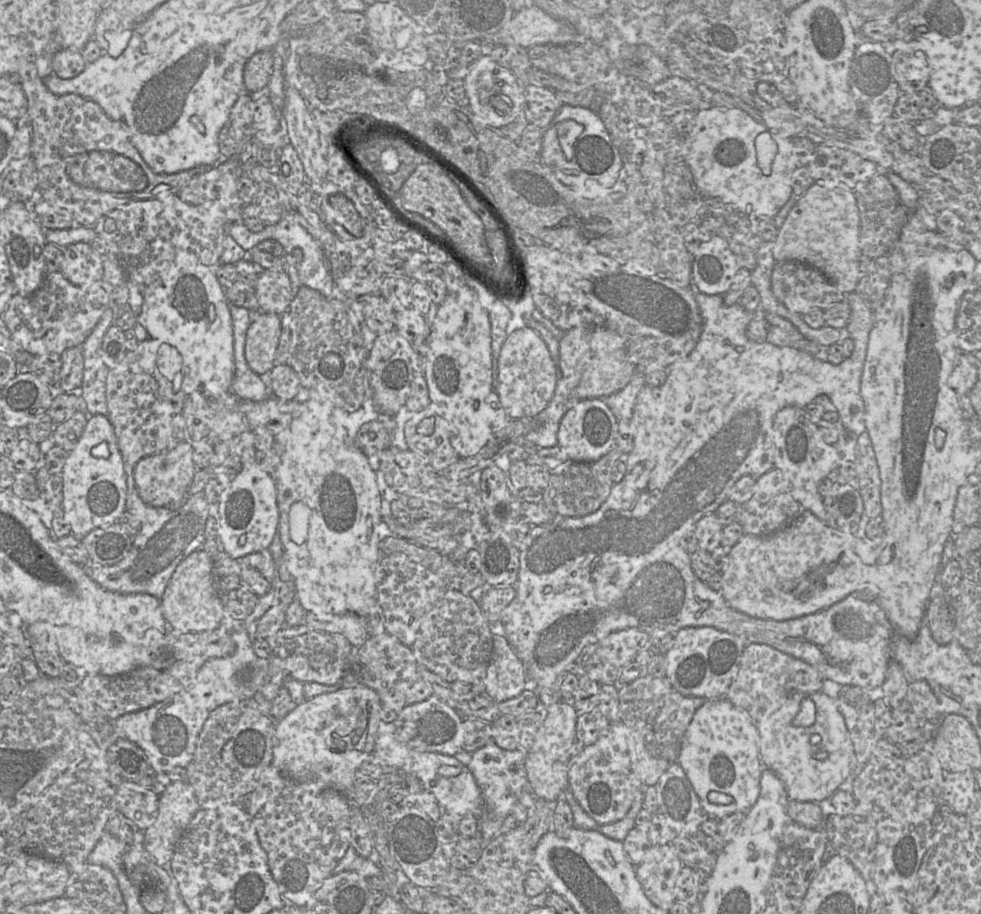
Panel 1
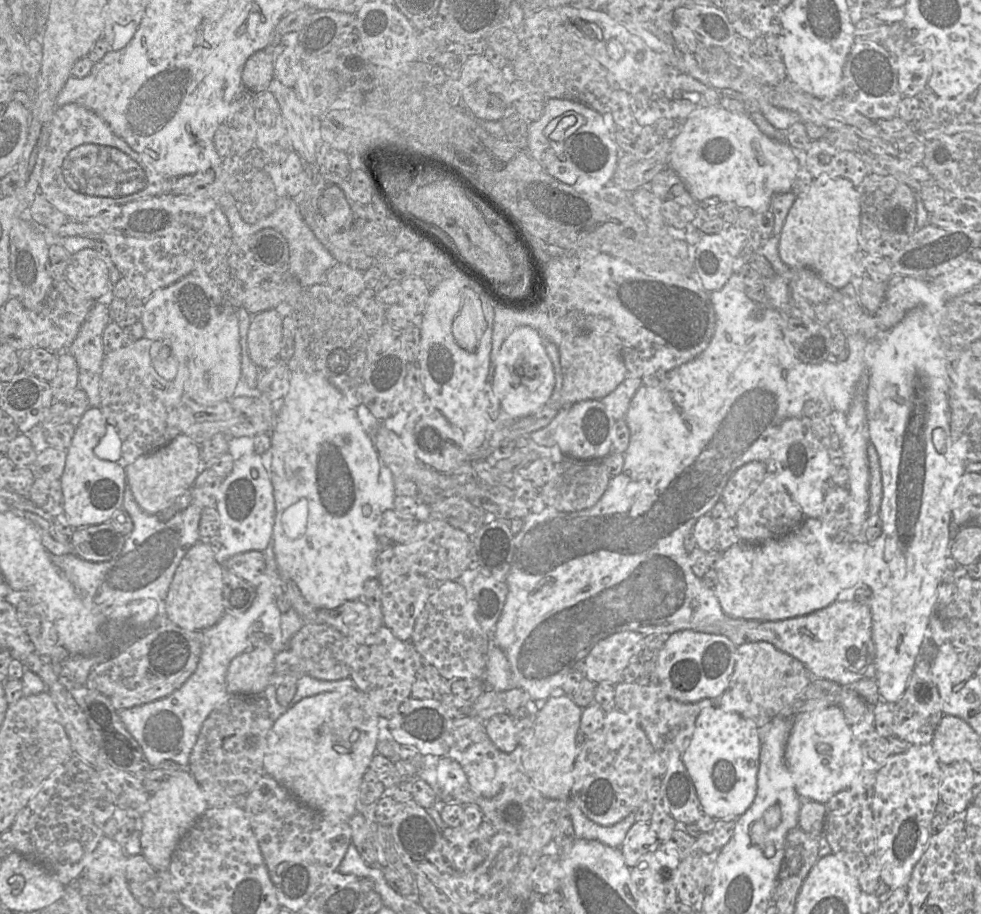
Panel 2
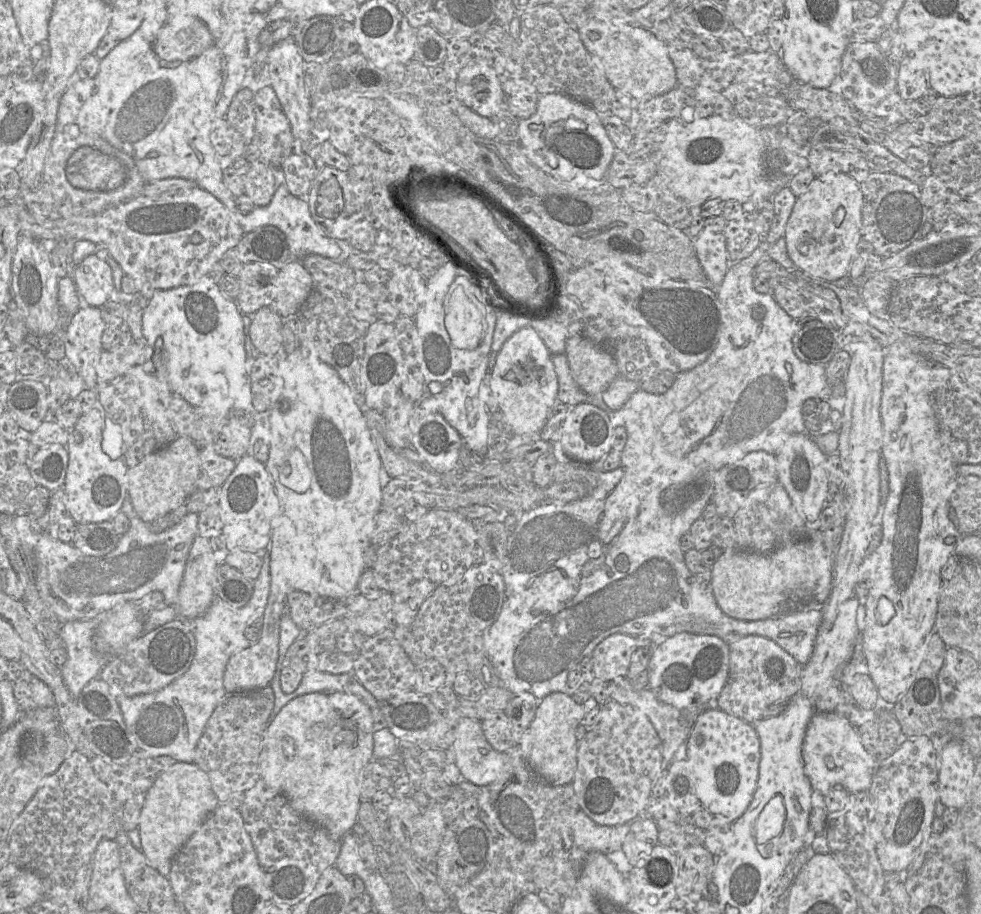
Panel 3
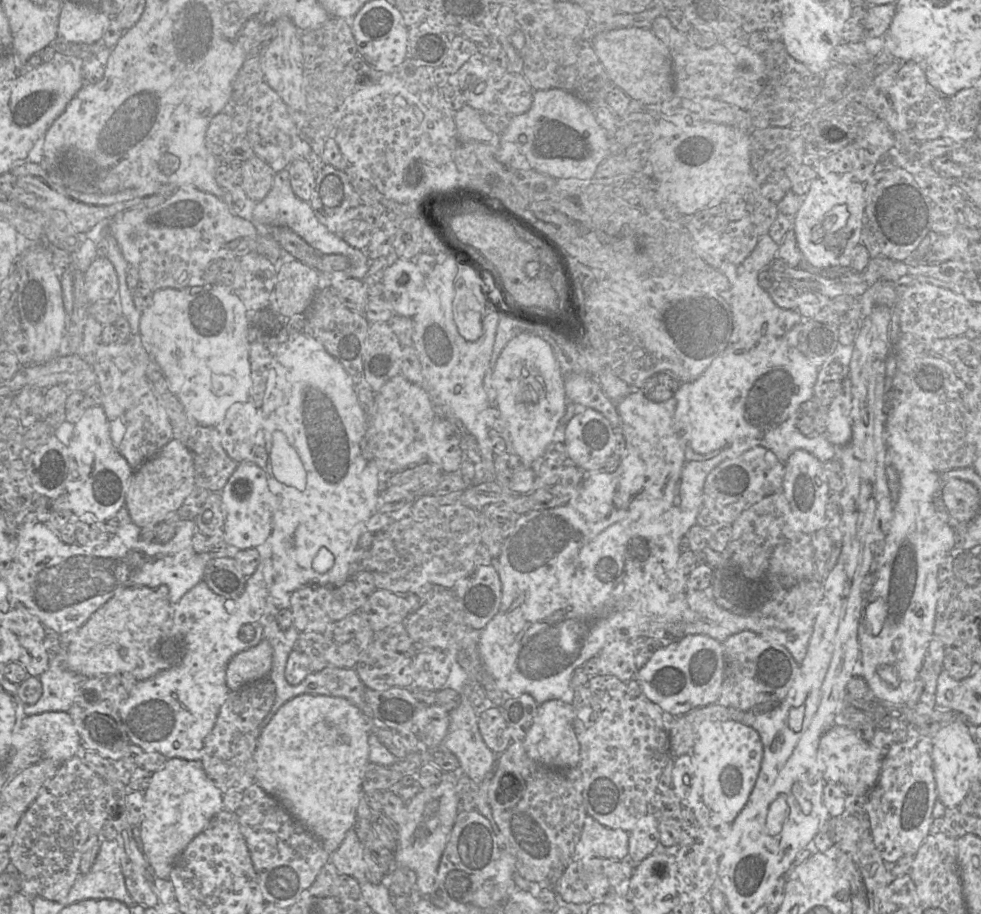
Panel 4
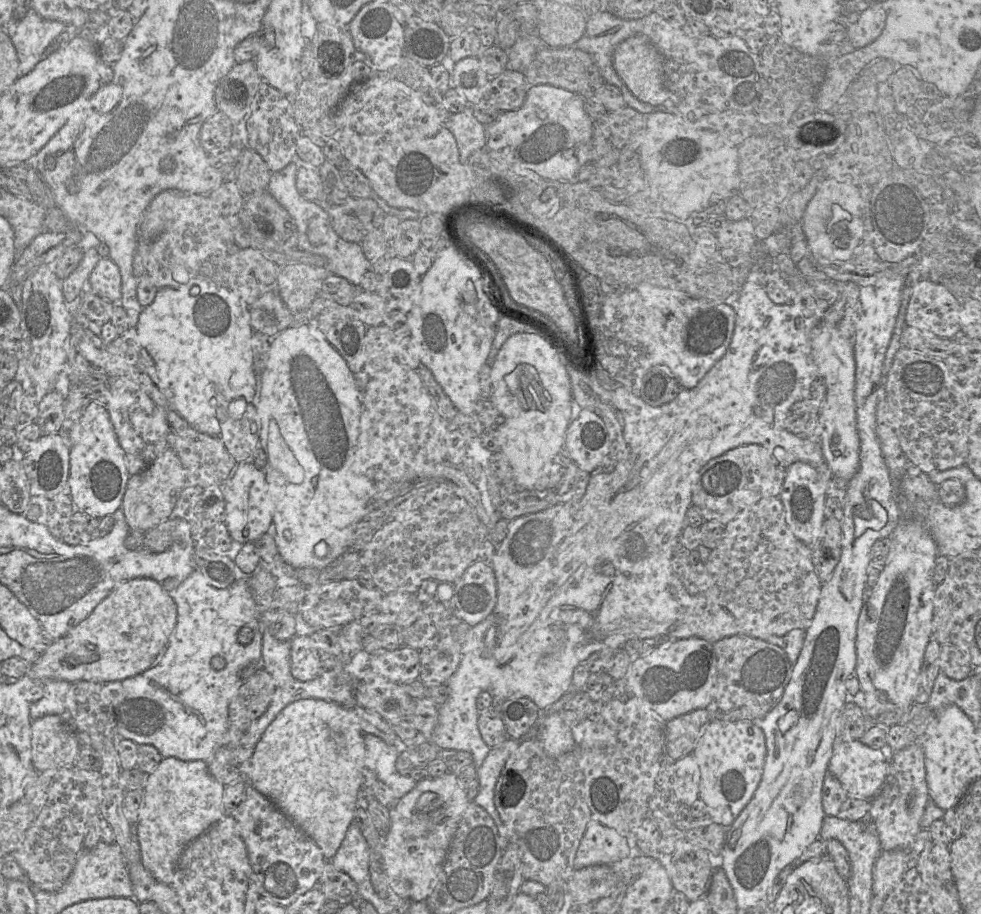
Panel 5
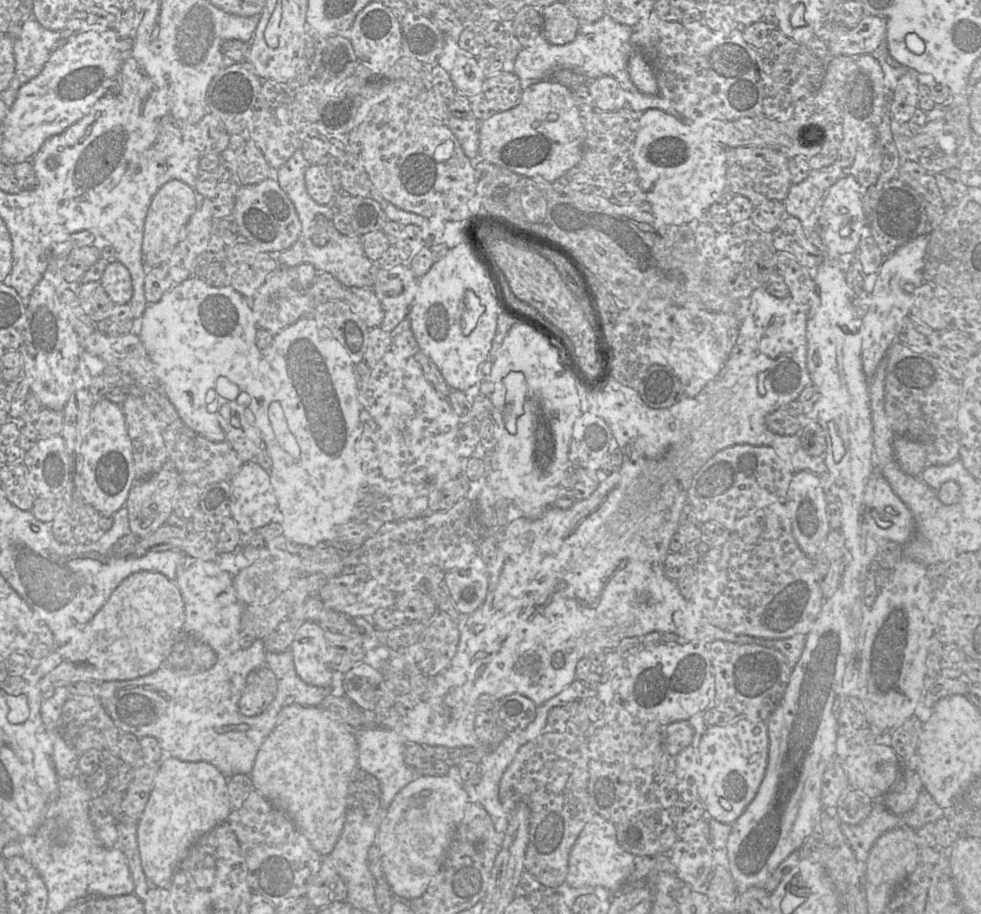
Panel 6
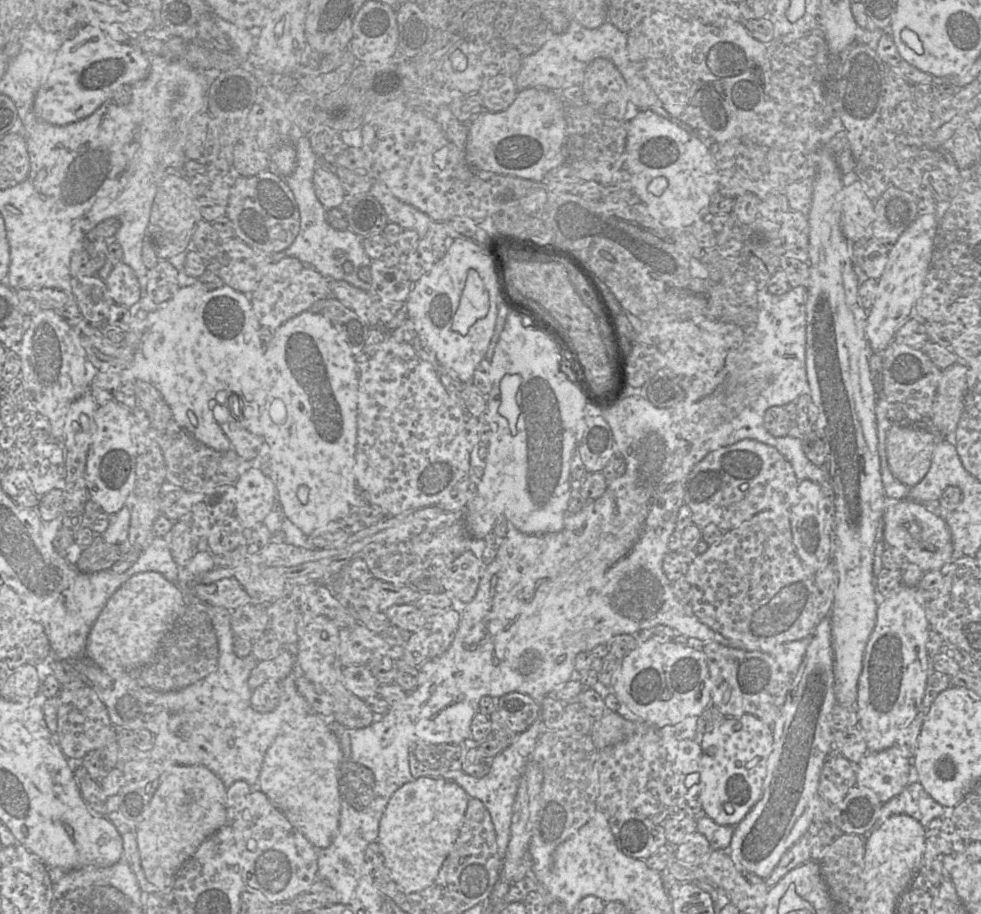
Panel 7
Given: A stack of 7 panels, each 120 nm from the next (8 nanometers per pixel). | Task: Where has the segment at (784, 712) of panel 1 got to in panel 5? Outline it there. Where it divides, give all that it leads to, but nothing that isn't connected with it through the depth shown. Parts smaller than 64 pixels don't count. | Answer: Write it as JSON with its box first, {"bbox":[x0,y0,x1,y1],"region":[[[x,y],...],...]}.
{"bbox":[828,737,889,800],"region":[[[837,737],[828,771],[840,781],[848,797],[872,800],[885,783],[889,763],[888,749],[874,749],[857,739],[838,739]]]}

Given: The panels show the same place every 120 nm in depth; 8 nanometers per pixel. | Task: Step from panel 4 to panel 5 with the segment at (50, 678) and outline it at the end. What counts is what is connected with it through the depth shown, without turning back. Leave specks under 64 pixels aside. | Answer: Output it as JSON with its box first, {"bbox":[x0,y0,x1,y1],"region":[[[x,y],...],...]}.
{"bbox":[29,680,72,721],"region":[[[64,680],[44,682],[43,697],[30,705],[29,715],[32,721],[52,714],[64,716],[66,720],[66,697],[72,684]]]}

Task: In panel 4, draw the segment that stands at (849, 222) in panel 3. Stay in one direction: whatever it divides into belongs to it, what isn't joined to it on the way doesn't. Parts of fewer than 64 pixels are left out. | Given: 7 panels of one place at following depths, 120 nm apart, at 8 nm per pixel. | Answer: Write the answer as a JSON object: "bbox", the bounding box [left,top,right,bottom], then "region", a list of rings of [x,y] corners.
{"bbox":[792,174,864,267],"region":[[[839,174],[817,176],[802,197],[792,230],[798,248],[814,267],[848,267],[860,241],[864,223],[864,186]]]}

